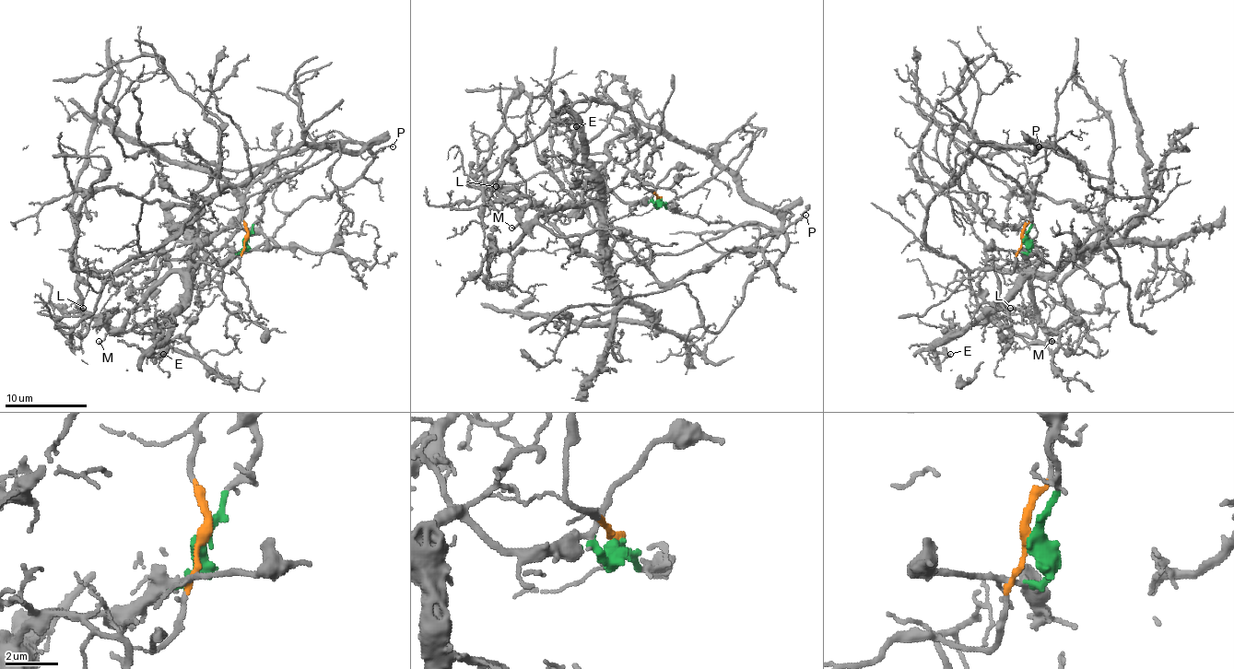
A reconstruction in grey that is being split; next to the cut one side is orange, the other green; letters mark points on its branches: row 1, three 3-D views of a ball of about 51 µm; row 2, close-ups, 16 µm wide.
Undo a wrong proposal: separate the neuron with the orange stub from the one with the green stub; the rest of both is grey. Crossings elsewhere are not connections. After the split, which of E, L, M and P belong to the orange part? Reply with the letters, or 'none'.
P

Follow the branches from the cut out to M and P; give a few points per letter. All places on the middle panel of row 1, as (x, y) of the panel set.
M: (659, 200), (654, 205), (620, 202), (605, 192), (597, 200), (548, 208), (532, 220), (511, 227)
P: (659, 200), (657, 206), (711, 181), (749, 145), (739, 170), (741, 190), (788, 233), (805, 215)

